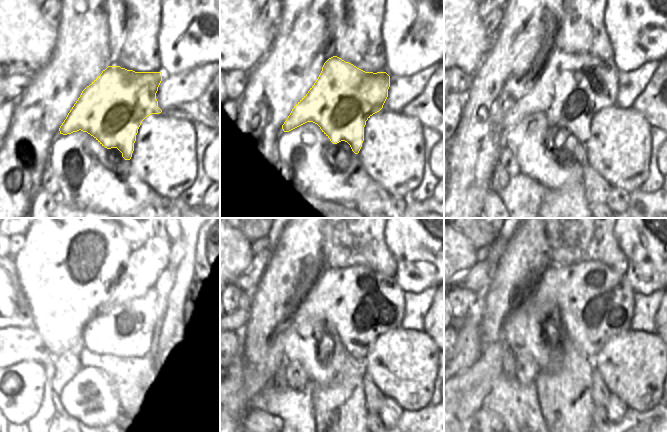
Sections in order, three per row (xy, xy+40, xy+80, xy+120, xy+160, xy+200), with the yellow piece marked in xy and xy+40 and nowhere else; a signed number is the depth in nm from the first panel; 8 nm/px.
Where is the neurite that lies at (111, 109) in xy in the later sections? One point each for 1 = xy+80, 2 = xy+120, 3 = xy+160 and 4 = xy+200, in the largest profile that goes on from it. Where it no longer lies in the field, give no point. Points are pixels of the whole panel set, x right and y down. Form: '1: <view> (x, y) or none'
1: xy+80 (571, 88)
2: xy+120 (129, 308)
3: xy+160 (361, 304)
4: xy+200 (593, 303)

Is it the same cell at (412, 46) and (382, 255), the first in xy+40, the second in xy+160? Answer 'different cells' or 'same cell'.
different cells

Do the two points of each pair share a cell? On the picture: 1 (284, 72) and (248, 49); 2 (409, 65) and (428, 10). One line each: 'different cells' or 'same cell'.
1: different cells
2: same cell

